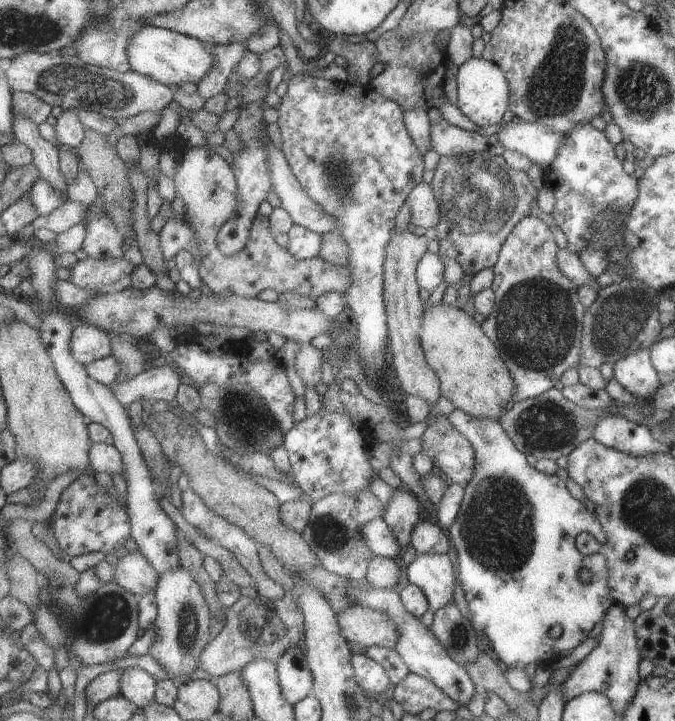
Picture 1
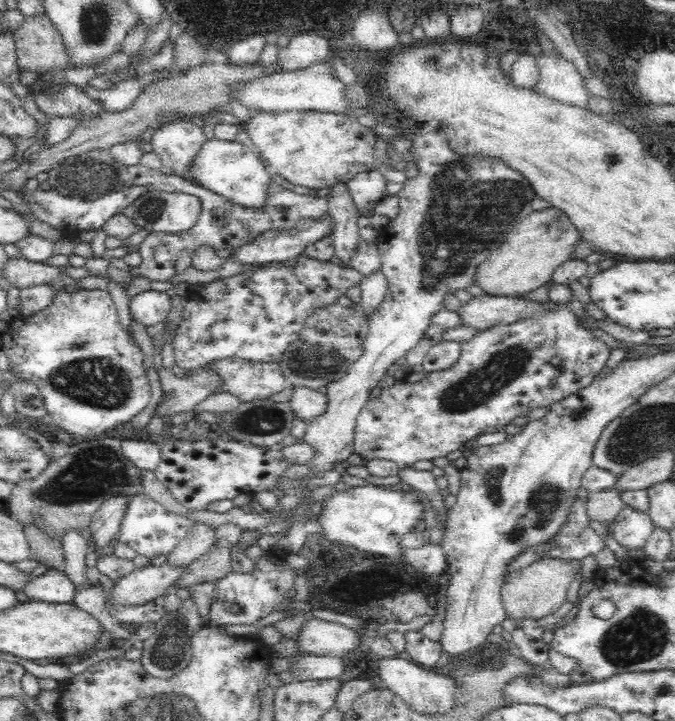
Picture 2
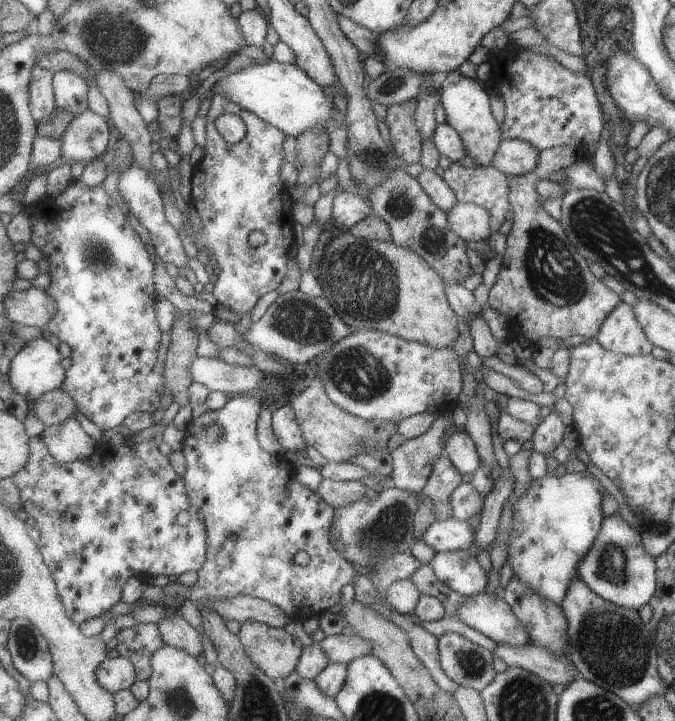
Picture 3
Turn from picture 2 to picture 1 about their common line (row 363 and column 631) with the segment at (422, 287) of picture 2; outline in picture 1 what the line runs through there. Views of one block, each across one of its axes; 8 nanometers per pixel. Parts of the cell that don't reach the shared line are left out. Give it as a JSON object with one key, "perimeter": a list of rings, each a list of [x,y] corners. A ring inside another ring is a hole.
{"perimeter":[[[647,347],[635,348],[633,352],[629,352],[627,356],[613,364],[612,378],[625,392],[639,398],[647,398],[659,388],[657,371],[653,368],[649,356],[651,354]]]}

